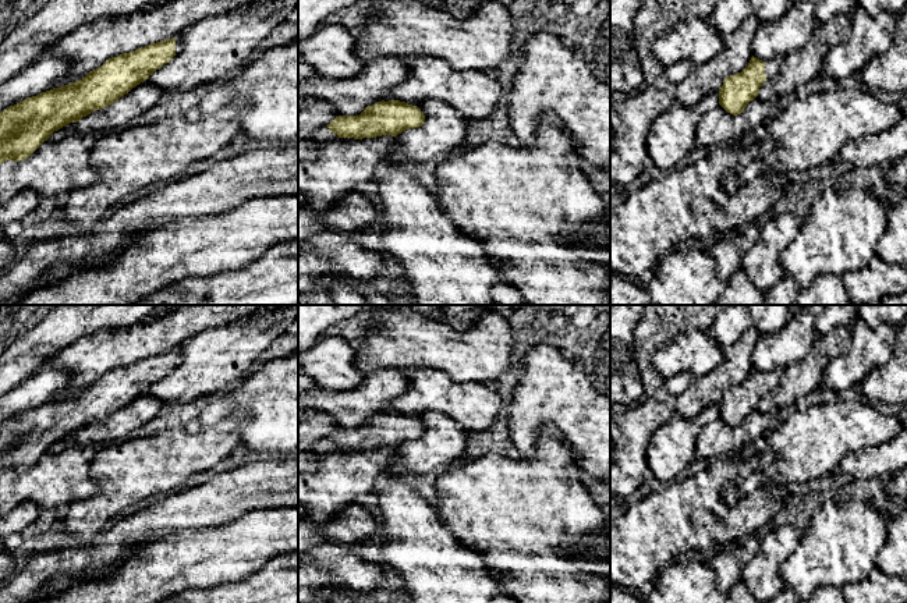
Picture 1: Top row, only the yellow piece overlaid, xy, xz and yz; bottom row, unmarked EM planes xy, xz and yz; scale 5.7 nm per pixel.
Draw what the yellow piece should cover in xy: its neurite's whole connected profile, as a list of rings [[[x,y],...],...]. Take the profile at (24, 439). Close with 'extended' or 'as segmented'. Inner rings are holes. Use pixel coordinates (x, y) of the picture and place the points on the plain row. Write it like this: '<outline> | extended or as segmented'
[[[183,345],[169,352],[150,355],[135,363],[123,365],[104,373],[82,391],[7,419],[0,425],[0,476],[29,469],[50,447],[70,434],[77,434],[93,422],[104,421],[148,391],[156,382],[167,376],[181,362]]] | extended

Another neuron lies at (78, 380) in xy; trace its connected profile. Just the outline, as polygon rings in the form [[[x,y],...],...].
[[[183,305],[160,318],[152,320],[145,319],[134,326],[124,327],[123,330],[95,331],[92,336],[84,337],[72,345],[65,347],[63,351],[45,361],[42,366],[70,372],[68,384],[61,390],[57,398],[61,400],[82,391],[88,384],[99,380],[111,369],[135,363],[150,355],[169,352],[209,327],[228,324],[244,315],[252,313],[255,309],[270,306],[273,305]]]

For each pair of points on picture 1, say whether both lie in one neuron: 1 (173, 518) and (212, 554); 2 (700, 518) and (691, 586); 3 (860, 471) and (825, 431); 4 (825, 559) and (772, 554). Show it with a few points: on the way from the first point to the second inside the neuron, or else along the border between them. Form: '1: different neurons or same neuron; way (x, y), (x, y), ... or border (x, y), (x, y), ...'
1: different neurons; border (218, 525), (184, 529), (155, 542)
2: different neurons; border (690, 554), (672, 560), (661, 571)
3: different neurons; border (878, 444), (850, 451), (832, 472)
4: different neurons; border (801, 525), (797, 546), (780, 567), (783, 585)

